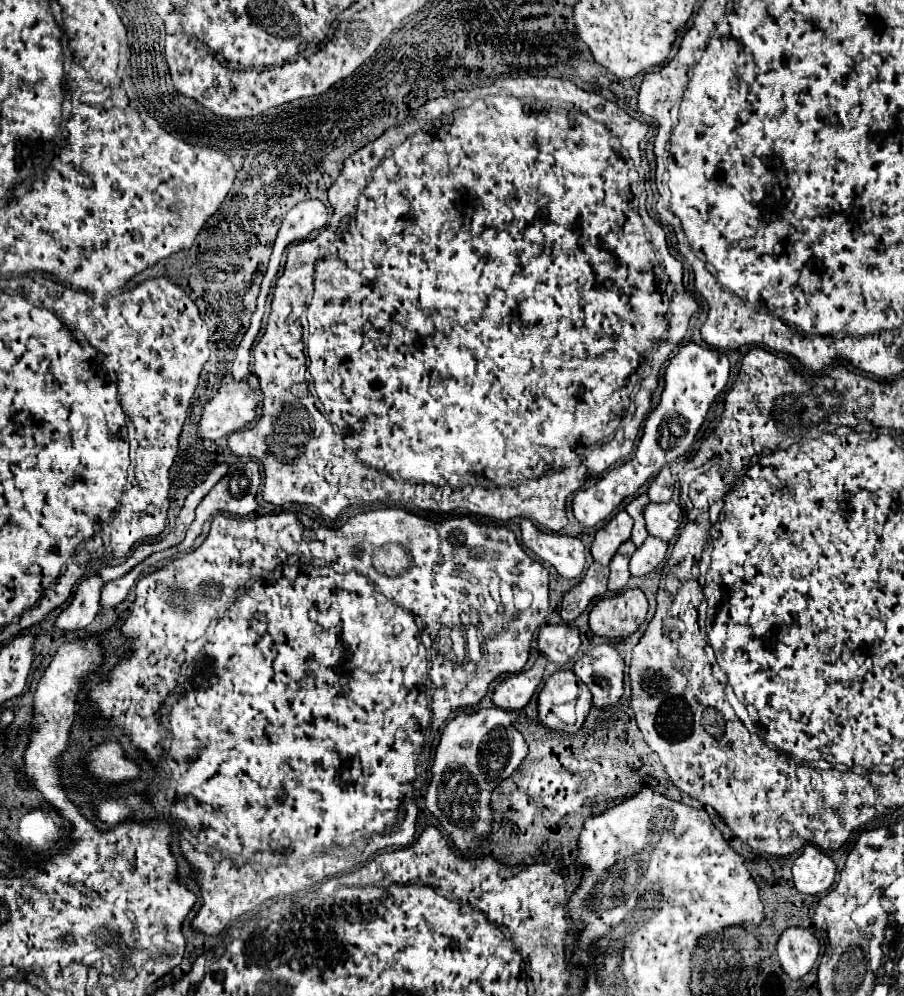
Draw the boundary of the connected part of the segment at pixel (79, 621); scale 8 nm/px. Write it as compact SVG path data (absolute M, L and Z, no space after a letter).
M98 573L86 577L78 585L76 595L60 611L60 615L56 619L56 629L60 629L60 631L82 631L82 629L86 629L100 611L100 589L102 589L102 585L104 585L104 581L100 579Z

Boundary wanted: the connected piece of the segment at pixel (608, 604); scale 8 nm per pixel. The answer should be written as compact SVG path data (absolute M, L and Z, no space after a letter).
M634 587L600 597L590 609L590 629L598 637L624 639L646 619L648 599Z

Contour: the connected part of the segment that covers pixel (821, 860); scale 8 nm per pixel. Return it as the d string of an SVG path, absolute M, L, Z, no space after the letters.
M808 845L800 851L792 865L794 885L800 893L818 895L832 887L836 877L836 863L818 847Z

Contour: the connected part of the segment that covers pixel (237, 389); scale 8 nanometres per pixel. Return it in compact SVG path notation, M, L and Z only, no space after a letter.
M230 381L208 401L204 415L198 423L200 437L220 439L256 421L258 393L248 387L246 381Z

